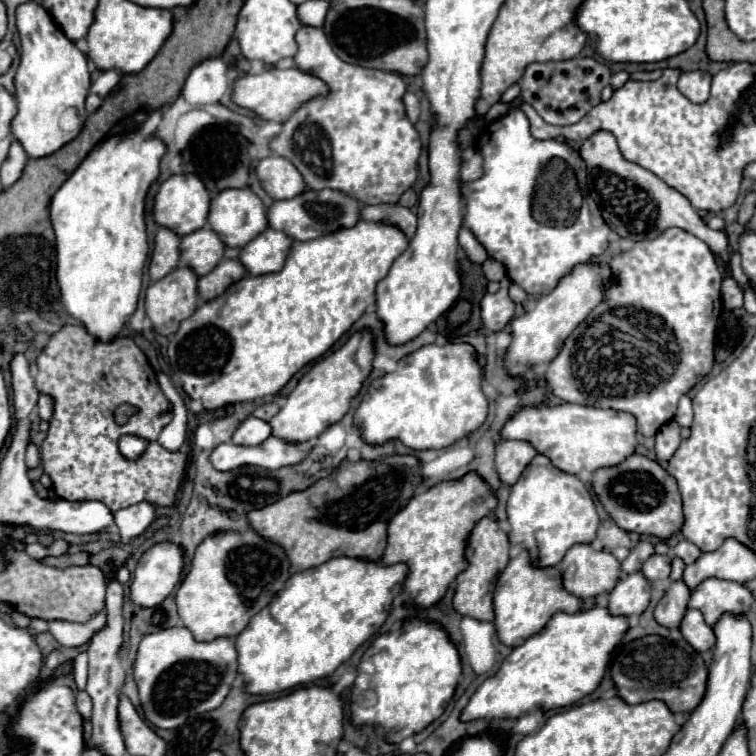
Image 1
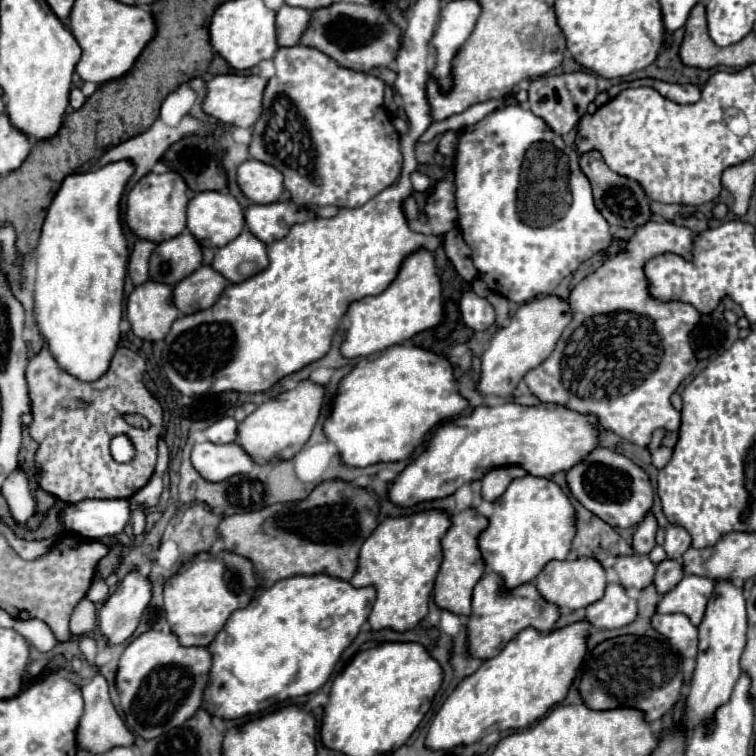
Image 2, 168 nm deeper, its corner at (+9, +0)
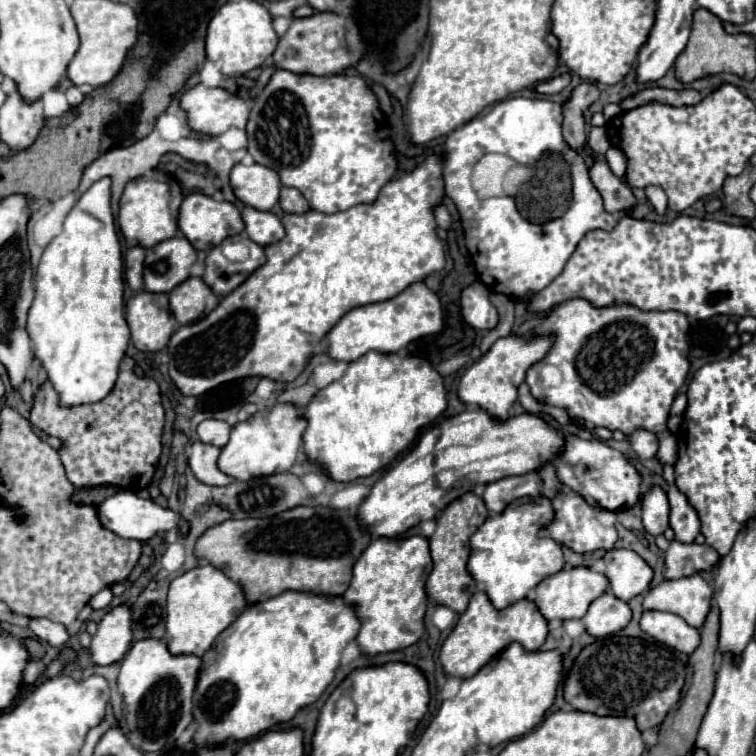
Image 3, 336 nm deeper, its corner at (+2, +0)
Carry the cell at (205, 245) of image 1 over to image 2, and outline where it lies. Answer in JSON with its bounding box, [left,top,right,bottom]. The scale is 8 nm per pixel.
[149,230,201,284]

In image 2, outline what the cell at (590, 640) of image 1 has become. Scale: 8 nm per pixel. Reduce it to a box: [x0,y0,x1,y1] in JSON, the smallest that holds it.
[425,622,587,750]

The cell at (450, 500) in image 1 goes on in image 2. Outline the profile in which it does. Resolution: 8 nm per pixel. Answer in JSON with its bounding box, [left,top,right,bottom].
[349,510,451,632]

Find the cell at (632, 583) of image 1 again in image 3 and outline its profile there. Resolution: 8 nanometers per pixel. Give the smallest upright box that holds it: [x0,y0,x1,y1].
[582,592,632,638]

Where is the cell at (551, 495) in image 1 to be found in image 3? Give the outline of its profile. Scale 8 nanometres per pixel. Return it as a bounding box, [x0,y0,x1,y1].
[468,496,564,610]

